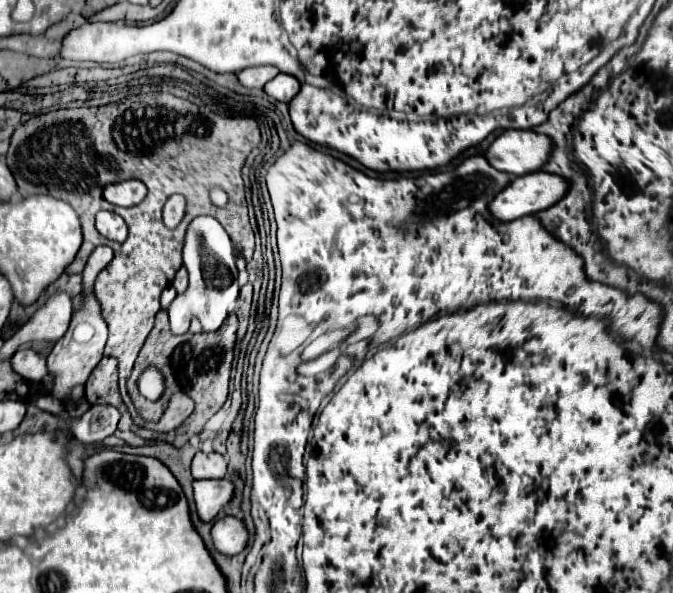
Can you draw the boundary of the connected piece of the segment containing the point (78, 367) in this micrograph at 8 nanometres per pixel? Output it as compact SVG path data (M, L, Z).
M99 246L93 250L93 254L89 256L89 262L83 270L83 306L81 310L73 312L69 330L65 332L65 336L53 346L53 352L47 356L47 372L53 376L53 390L51 394L57 400L65 400L69 396L69 392L79 386L85 384L89 374L93 372L93 368L97 366L97 362L103 358L103 348L107 342L107 324L101 316L101 304L97 302L95 294L93 294L93 282L97 272L101 270L101 266L105 266L105 262L109 262L113 258L113 250L109 246Z

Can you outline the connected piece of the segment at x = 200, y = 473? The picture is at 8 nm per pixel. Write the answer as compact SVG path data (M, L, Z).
M199 452L193 458L191 472L193 472L195 480L201 480L201 478L225 478L227 460L219 452L209 452L209 454Z

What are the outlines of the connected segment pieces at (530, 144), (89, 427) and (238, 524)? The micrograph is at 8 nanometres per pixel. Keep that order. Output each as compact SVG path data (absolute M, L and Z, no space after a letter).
M505 130L487 150L485 158L489 164L501 172L509 172L511 176L523 176L535 170L541 170L541 164L549 160L553 150L553 140L545 134L537 134L533 130Z
M97 404L91 406L81 418L73 420L71 430L79 442L95 444L111 436L117 430L117 422L119 422L119 412L115 406Z
M225 516L225 518L217 520L211 534L215 540L215 548L229 556L239 554L247 546L247 540L249 540L249 532L247 532L243 520L235 518L235 516Z

